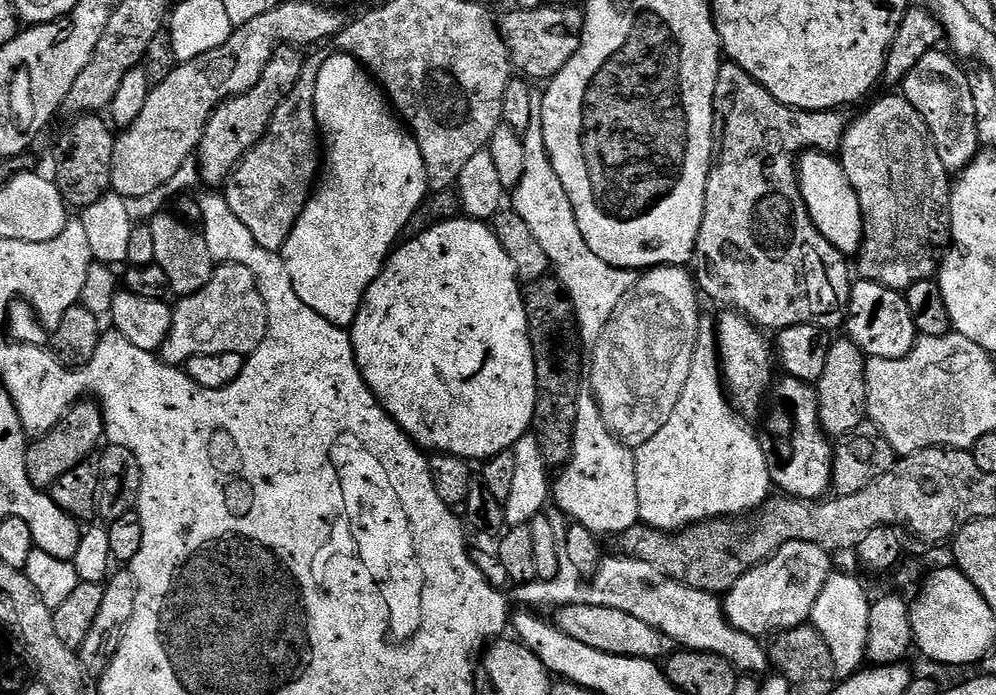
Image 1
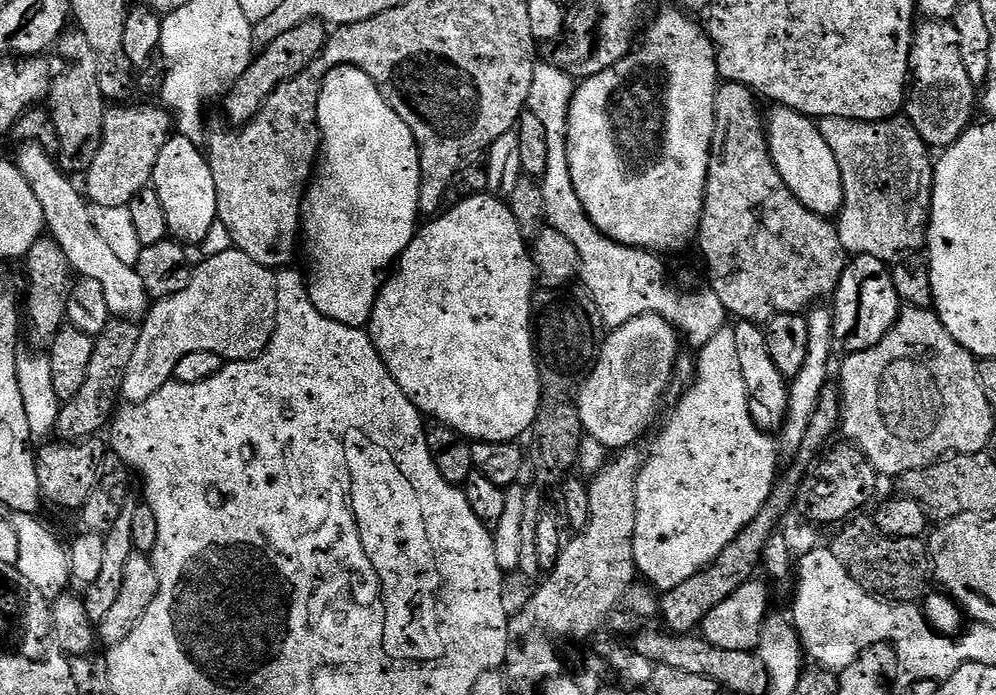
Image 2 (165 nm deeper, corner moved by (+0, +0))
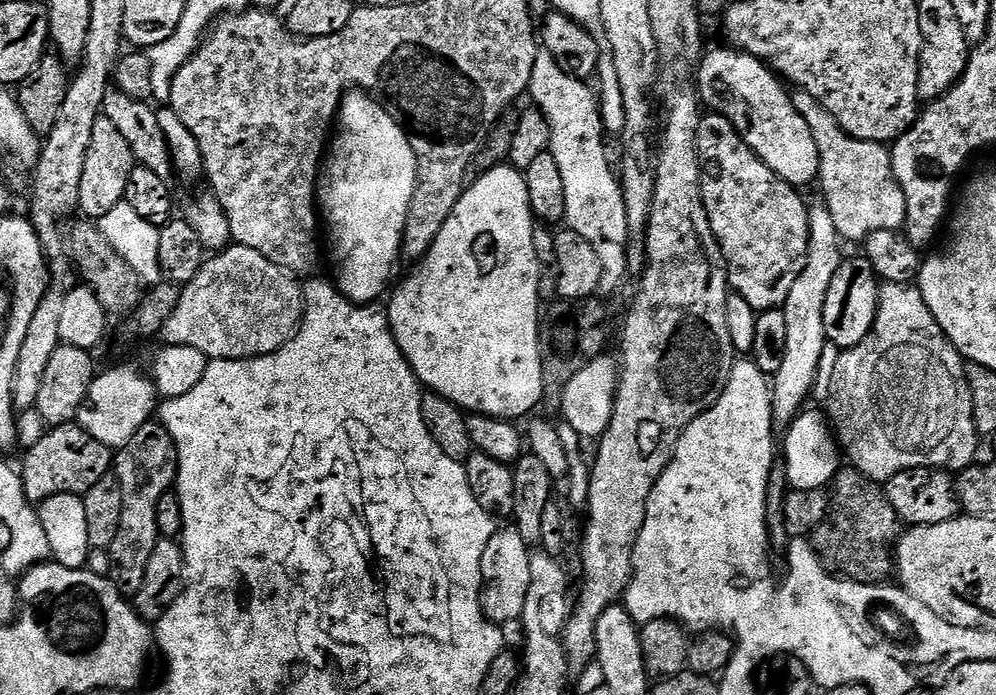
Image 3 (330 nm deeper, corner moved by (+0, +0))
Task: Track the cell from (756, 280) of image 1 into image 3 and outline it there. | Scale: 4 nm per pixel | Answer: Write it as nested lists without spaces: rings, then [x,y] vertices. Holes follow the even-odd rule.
[[[704,114],[696,131],[700,159],[700,189],[714,238],[724,255],[728,287],[755,308],[757,313],[780,308],[790,294],[790,286],[806,266],[810,226],[808,209],[797,189],[780,180],[746,146],[725,116]]]

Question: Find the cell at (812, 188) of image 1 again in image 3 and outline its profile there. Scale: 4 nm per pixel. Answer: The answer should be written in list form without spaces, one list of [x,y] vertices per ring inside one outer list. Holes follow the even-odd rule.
[[[728,46],[723,47],[716,48],[713,52],[705,51],[697,63],[694,83],[703,107],[725,116],[734,126],[736,133],[744,139],[746,146],[750,146],[750,150],[754,150],[754,154],[758,154],[758,158],[766,162],[770,170],[774,170],[778,179],[785,180],[787,184],[793,186],[808,184],[811,180],[813,183],[820,175],[817,143],[810,134],[810,126],[806,126],[806,118],[798,114],[789,89],[782,83],[781,77],[756,56],[733,50]]]

